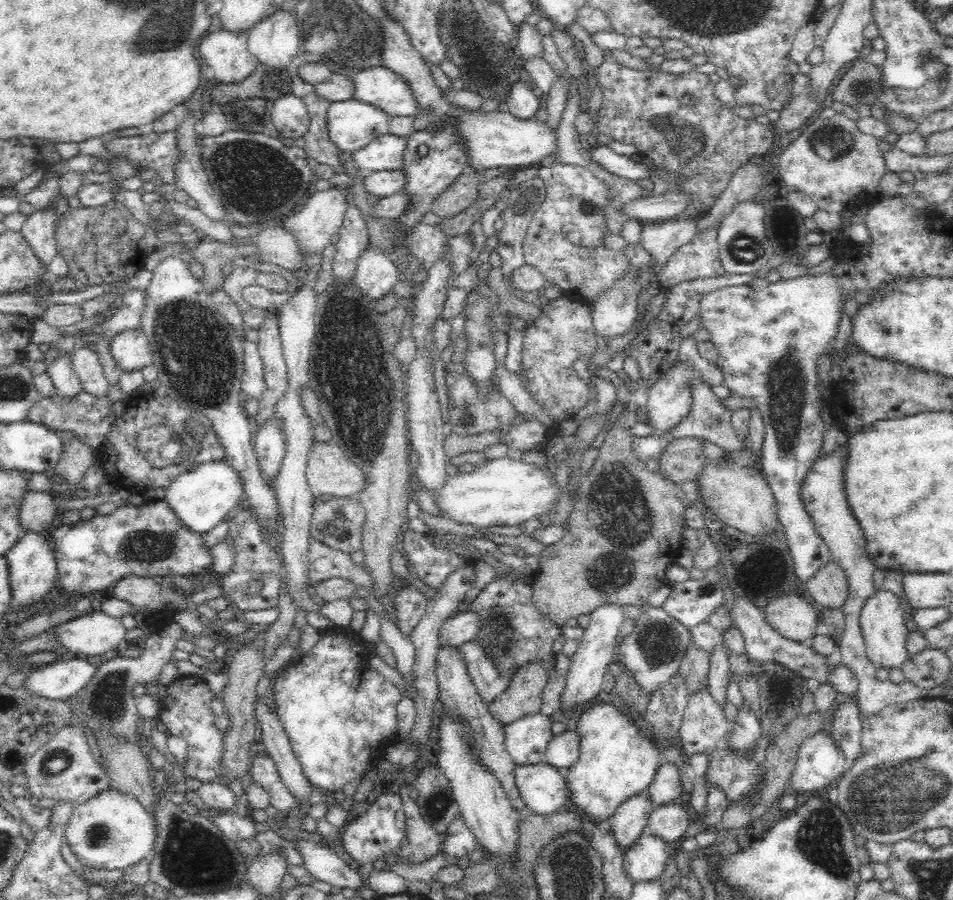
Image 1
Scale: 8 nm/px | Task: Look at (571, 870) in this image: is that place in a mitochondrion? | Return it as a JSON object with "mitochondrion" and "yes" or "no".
{"mitochondrion":"yes"}

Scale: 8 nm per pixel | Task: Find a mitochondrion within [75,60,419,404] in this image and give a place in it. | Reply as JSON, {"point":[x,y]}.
{"point":[255,179]}

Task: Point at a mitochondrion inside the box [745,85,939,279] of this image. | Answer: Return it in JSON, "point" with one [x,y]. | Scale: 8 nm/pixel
{"point":[833,144]}

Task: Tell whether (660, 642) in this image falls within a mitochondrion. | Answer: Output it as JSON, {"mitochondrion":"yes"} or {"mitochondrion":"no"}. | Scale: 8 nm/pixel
{"mitochondrion":"yes"}

